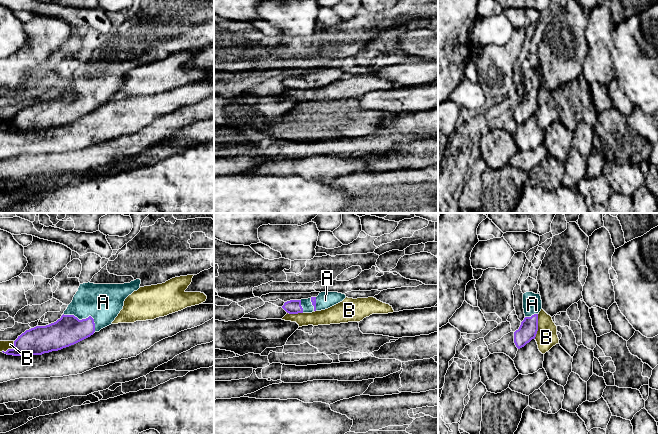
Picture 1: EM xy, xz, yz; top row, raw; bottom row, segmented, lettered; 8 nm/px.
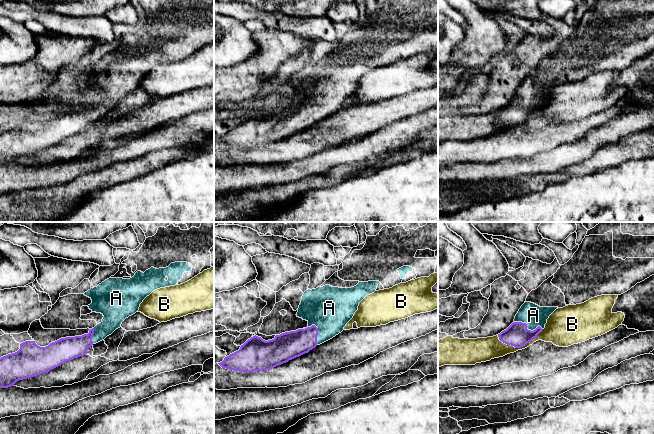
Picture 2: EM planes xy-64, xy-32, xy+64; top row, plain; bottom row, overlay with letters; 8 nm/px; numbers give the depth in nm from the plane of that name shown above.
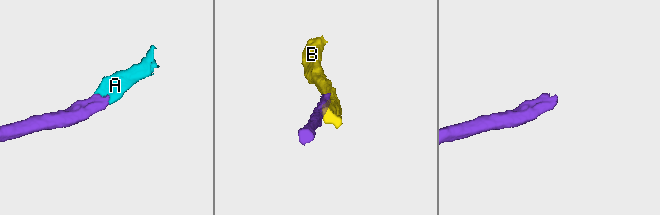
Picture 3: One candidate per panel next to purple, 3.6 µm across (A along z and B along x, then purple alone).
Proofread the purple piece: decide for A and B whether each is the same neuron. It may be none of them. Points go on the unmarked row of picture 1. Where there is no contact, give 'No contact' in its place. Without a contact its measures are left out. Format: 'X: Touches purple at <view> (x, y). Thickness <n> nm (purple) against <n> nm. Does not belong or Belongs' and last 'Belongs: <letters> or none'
A: Touches purple at xy (84, 95). Thickness 240 nm (purple) against 300 nm. Belongs
B: Touches purple at yz (537, 102). Thickness 150 nm (purple) against 170 nm. Does not belong
Belongs: A

